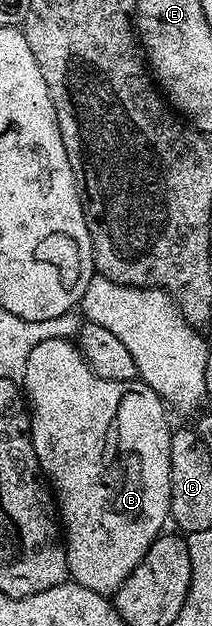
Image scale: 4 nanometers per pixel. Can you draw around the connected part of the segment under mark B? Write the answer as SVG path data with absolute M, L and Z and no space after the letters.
M67 338L42 340L42 344L38 344L38 348L34 348L34 352L30 352L24 369L22 390L26 395L27 405L30 407L32 443L36 459L40 465L40 472L44 475L58 507L58 518L62 523L64 551L71 581L76 582L82 588L90 588L90 592L98 592L105 596L115 595L117 588L126 580L126 576L130 576L130 572L134 572L134 568L138 568L138 564L142 560L142 556L146 556L150 544L154 544L154 540L160 537L170 522L170 440L172 439L172 430L170 425L168 426L167 416L164 415L166 403L154 392L154 388L150 388L142 381L119 382L98 376L80 355L79 345Z

